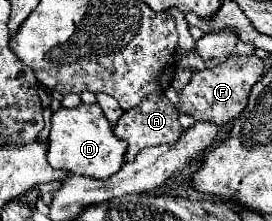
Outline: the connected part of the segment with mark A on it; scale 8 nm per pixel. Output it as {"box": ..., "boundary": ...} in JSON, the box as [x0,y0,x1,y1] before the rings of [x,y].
{"box":[113,95,183,161],"boundary":[[[149,95],[147,99],[143,99],[143,103],[127,113],[123,113],[113,129],[113,133],[127,141],[127,153],[125,153],[125,161],[133,161],[135,155],[143,149],[143,147],[151,147],[151,145],[161,145],[161,143],[167,143],[167,145],[173,145],[181,133],[183,133],[183,127],[179,123],[179,111],[171,105],[171,101],[161,95]]]}

